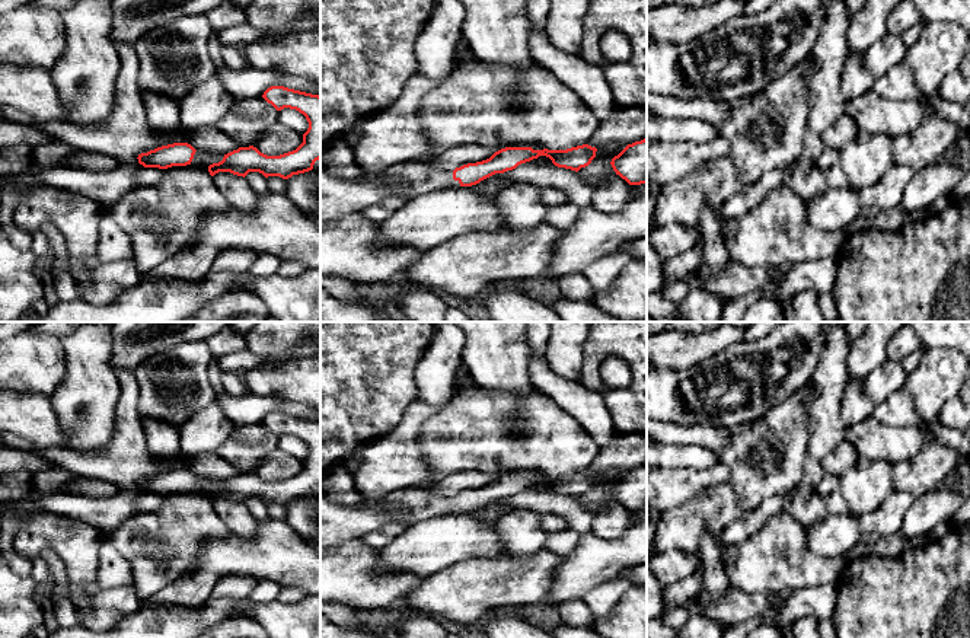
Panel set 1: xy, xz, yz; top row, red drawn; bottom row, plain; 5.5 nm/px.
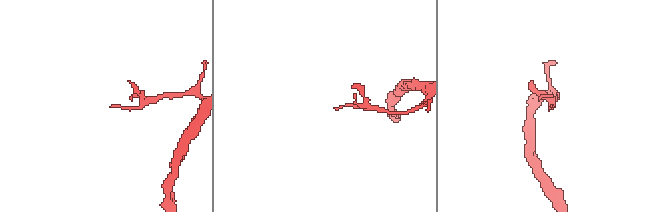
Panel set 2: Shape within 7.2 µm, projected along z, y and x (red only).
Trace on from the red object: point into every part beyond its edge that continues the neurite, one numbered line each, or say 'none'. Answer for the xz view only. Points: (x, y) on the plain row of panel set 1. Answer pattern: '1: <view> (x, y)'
1: xz (338, 523)

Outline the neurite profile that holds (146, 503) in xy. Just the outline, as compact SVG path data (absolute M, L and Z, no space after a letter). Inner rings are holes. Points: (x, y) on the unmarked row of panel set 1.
M143 494L137 498L135 507L138 513L156 511L162 507L163 495L159 494Z

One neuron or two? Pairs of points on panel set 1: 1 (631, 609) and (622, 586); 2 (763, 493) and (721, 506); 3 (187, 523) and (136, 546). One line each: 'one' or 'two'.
1: two
2: two
3: one

